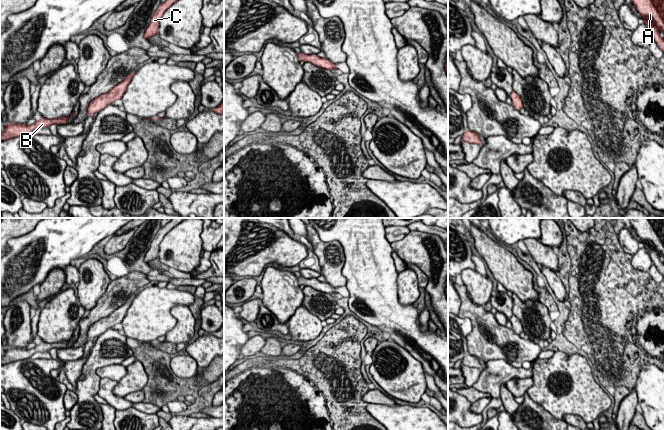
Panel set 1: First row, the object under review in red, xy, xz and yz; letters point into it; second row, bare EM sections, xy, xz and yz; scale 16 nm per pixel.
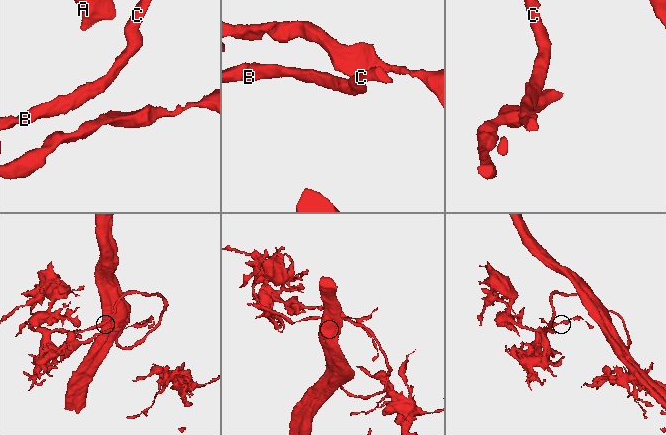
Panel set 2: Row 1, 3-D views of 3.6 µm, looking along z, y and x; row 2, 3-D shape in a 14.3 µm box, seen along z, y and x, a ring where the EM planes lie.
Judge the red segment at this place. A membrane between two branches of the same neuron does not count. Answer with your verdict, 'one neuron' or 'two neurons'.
one neuron

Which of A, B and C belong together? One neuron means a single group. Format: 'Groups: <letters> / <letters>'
Groups: A B C

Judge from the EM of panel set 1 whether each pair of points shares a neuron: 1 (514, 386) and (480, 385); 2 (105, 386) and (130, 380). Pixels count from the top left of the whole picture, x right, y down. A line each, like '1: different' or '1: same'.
1: different
2: different

